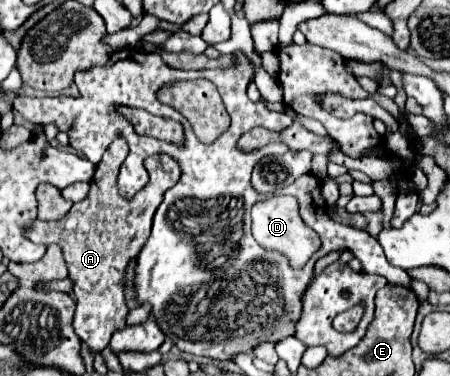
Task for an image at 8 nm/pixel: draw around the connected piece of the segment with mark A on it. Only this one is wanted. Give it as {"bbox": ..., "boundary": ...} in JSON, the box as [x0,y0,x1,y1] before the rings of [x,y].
{"bbox":[24,144,180,352],"boundary":[[[114,144],[114,150],[110,148],[100,164],[96,166],[96,172],[92,176],[92,188],[84,202],[78,202],[70,208],[70,212],[56,222],[44,222],[36,220],[28,230],[24,230],[24,236],[30,242],[36,244],[58,244],[64,252],[64,260],[68,264],[70,280],[74,282],[74,294],[76,294],[76,312],[74,312],[74,330],[82,342],[88,344],[92,352],[100,352],[110,344],[110,338],[116,330],[122,330],[126,326],[128,306],[124,302],[124,270],[130,260],[134,260],[142,246],[146,244],[150,236],[152,216],[156,208],[162,202],[162,196],[168,188],[172,188],[180,178],[180,168],[176,162],[172,162],[164,154],[154,154],[144,160],[144,168],[150,174],[148,186],[134,196],[134,200],[126,202],[118,196],[116,178],[118,168],[124,160],[124,150],[118,150],[118,144]]]}

